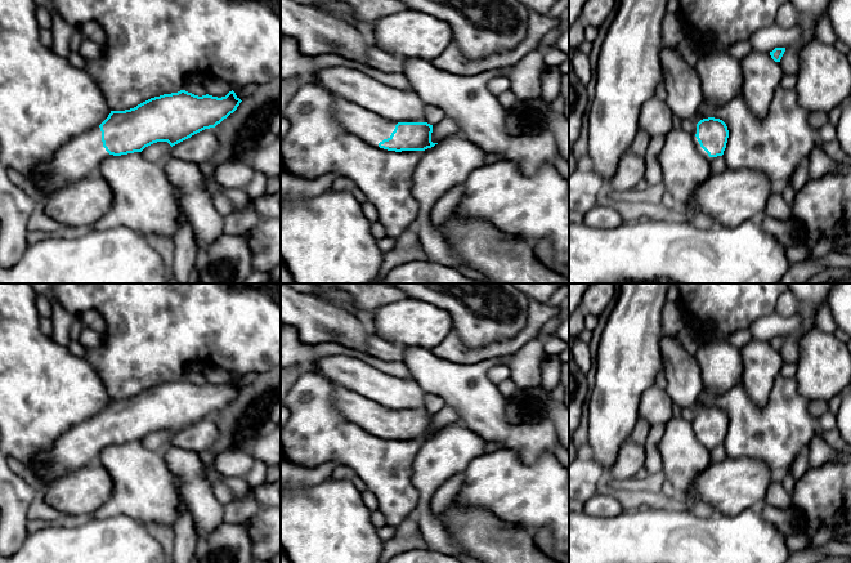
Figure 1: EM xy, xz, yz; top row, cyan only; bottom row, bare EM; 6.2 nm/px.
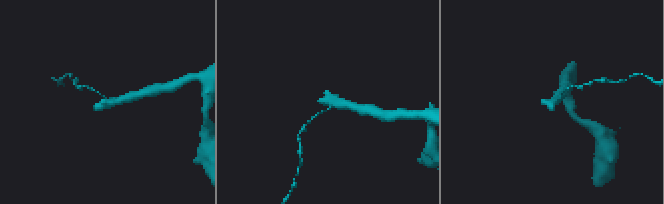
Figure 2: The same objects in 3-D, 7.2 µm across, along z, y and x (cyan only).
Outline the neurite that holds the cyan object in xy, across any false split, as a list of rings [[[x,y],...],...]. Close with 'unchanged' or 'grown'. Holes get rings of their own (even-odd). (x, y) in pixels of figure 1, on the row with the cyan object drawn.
[[[180,90],[151,98],[130,110],[111,111],[99,126],[72,138],[50,160],[36,165],[26,178],[37,192],[55,192],[91,177],[97,165],[106,157],[142,152],[157,142],[167,142],[173,147],[205,129],[215,128],[233,113],[241,102],[233,90],[221,98],[209,94],[198,97]]]; grown

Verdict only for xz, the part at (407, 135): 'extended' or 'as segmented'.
extended

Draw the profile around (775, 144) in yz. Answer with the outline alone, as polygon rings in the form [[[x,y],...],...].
[[[776,88],[766,116],[756,119],[749,111],[743,93],[736,94],[730,102],[722,106],[713,106],[702,100],[698,107],[694,122],[715,117],[722,120],[729,130],[724,158],[726,169],[751,169],[763,173],[775,188],[789,182],[796,166],[807,158],[819,140],[819,130],[809,124],[810,112],[797,102],[794,89]]]

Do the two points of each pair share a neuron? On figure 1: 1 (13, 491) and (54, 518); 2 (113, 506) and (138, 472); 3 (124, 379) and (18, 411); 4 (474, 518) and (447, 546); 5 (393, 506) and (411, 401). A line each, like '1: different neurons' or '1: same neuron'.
1: different neurons
2: same neuron
3: different neurons
4: different neurons
5: different neurons

